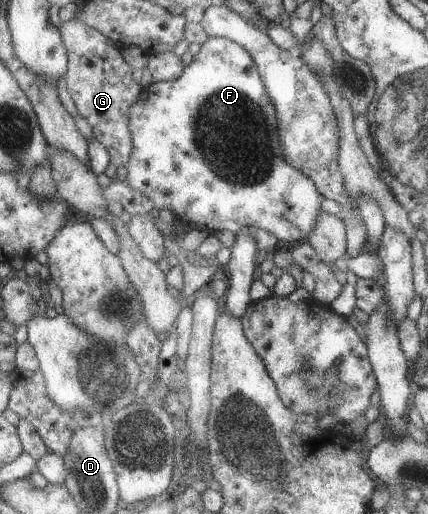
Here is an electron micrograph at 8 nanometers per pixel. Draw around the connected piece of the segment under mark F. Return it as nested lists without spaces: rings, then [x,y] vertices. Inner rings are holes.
[[[210,36],[209,41],[202,44],[200,52],[193,57],[193,61],[187,65],[185,73],[179,79],[155,82],[151,87],[144,88],[139,101],[131,107],[129,129],[131,129],[135,149],[131,154],[129,165],[126,165],[128,173],[125,180],[129,181],[131,187],[135,187],[135,191],[141,191],[147,197],[151,197],[157,209],[170,209],[176,218],[197,225],[200,229],[206,229],[210,234],[229,230],[236,235],[243,227],[260,228],[272,233],[277,238],[278,244],[301,241],[315,229],[319,221],[319,213],[322,211],[321,205],[326,197],[319,193],[313,179],[286,160],[278,125],[278,109],[267,91],[266,82],[263,81],[254,57],[236,41],[222,36]]]

